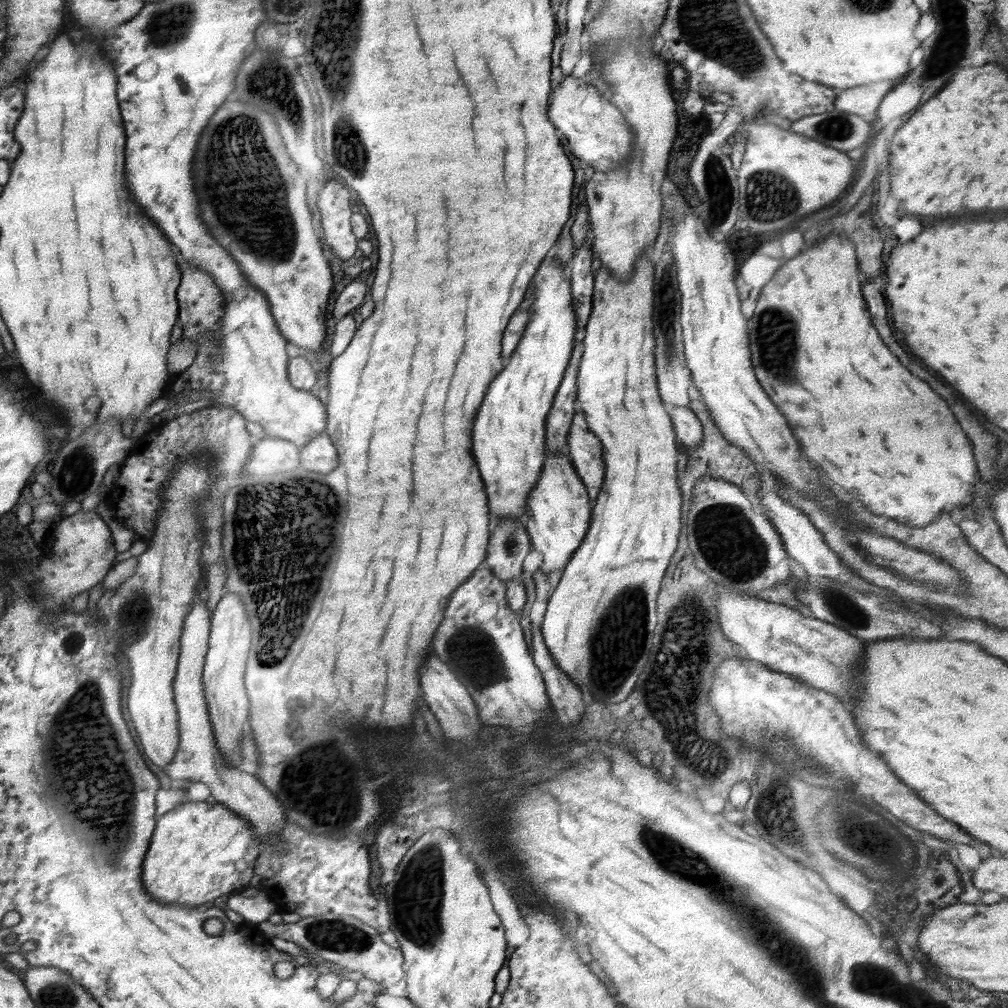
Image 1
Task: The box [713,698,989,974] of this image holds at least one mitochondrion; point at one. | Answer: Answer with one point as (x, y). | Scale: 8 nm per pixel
(850, 830)

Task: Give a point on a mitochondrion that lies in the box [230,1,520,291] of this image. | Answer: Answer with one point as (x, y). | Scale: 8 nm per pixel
(270, 81)

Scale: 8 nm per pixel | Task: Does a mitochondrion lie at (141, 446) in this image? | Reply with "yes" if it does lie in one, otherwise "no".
no

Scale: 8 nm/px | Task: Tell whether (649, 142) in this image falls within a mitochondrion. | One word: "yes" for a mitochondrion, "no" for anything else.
no

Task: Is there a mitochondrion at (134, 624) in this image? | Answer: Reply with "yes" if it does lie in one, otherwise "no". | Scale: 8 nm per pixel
yes

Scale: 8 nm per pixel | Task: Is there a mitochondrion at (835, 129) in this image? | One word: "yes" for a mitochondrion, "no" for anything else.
yes

